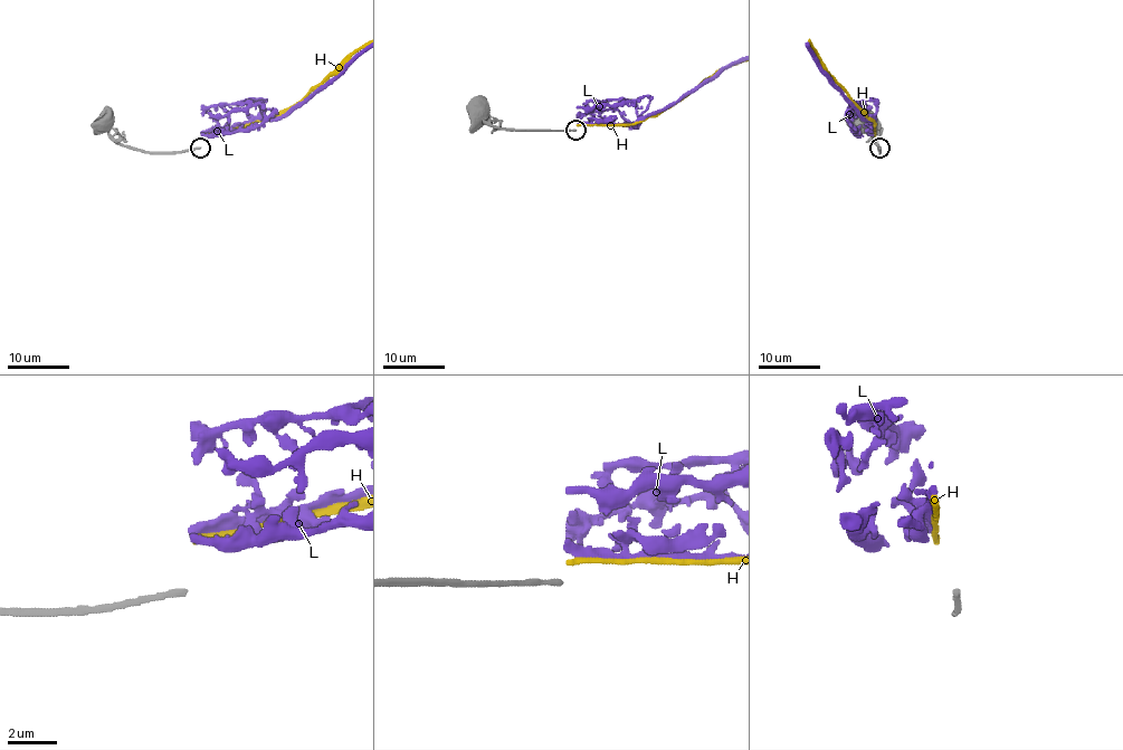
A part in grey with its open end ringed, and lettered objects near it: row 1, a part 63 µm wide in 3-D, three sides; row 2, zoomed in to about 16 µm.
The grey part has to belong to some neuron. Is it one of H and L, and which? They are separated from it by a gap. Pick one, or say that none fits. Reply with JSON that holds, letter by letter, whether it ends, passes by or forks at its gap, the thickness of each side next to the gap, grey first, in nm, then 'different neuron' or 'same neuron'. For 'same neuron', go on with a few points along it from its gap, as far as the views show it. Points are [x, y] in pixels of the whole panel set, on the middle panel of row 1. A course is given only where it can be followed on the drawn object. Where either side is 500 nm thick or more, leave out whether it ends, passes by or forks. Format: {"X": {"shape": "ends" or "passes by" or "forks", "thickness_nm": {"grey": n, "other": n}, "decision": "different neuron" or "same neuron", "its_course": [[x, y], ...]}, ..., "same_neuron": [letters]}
{"H": {"shape": "ends", "thickness_nm": {"grey": 240, "other": 280}, "decision": "same neuron"}, "L": {"shape": "ends", "thickness_nm": {"grey": 240, "other": 480}, "decision": "different neuron"}, "same_neuron": ["H"]}

